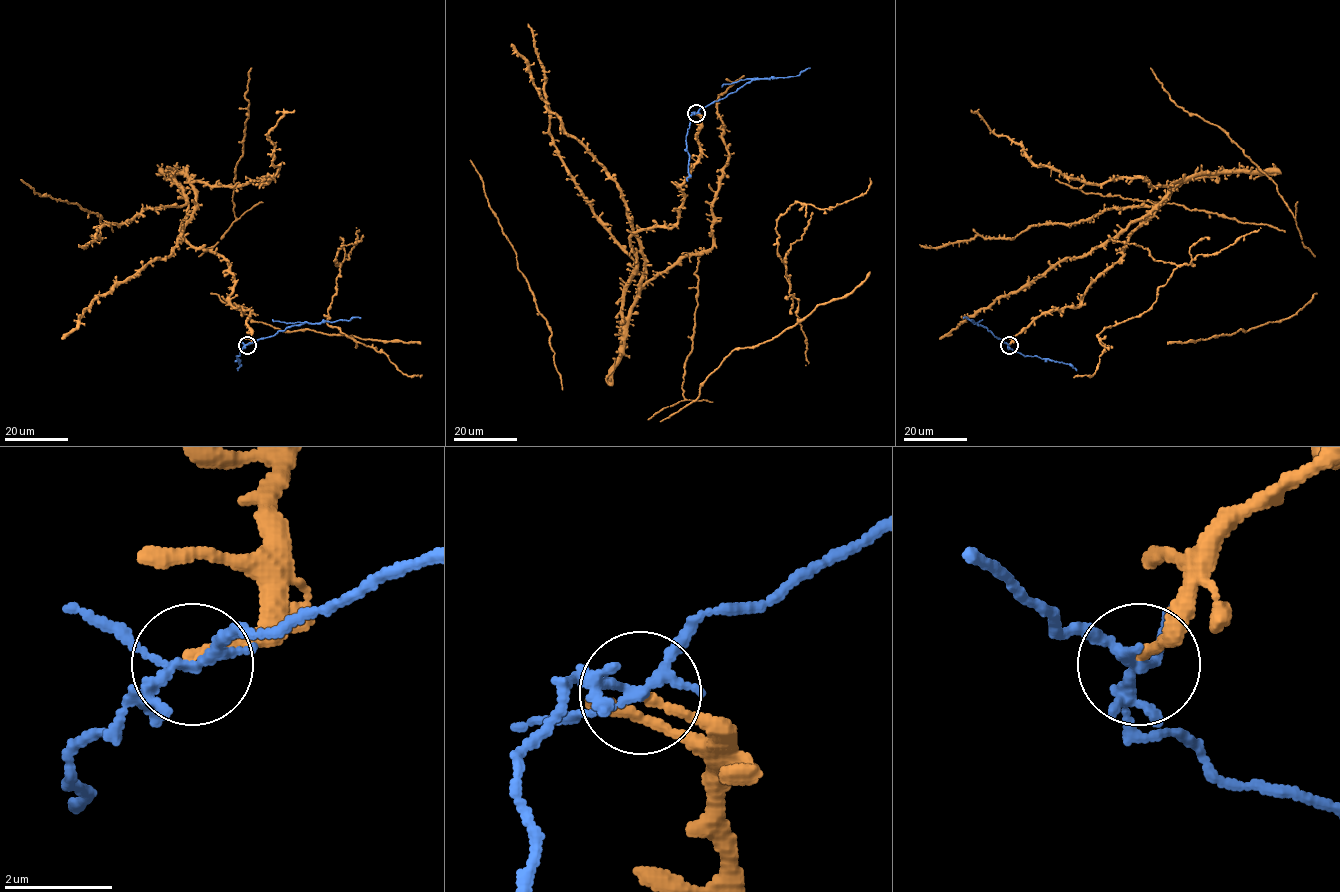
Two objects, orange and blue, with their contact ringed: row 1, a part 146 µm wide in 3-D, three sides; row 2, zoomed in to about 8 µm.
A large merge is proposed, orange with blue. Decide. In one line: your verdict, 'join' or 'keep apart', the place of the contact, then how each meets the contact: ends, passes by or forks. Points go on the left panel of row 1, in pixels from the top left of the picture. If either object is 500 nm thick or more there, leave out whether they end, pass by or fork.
keep apart; at (247, 345); orange ends there; blue forks there

